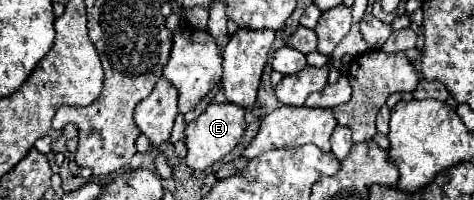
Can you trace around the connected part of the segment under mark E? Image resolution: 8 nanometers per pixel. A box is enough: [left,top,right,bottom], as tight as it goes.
[185,102,245,170]

